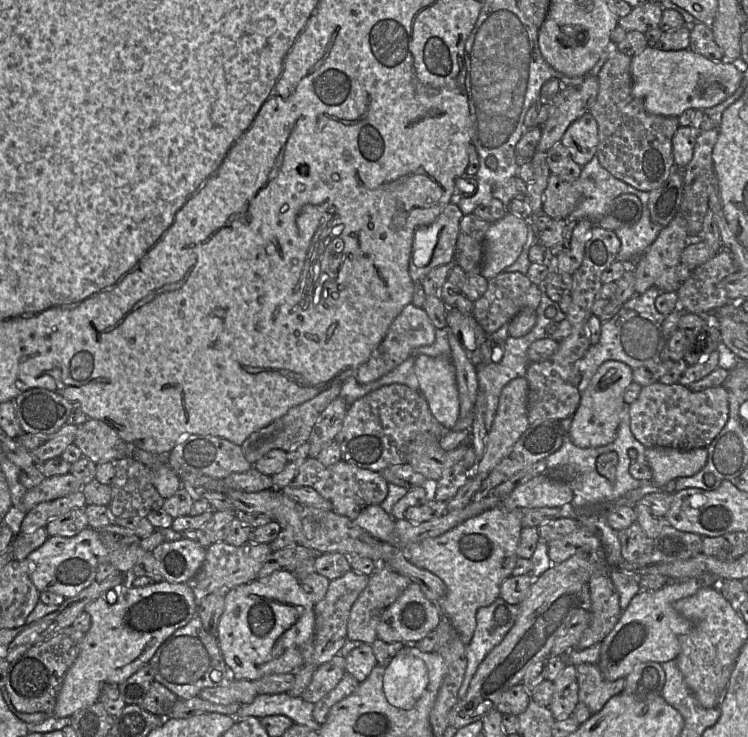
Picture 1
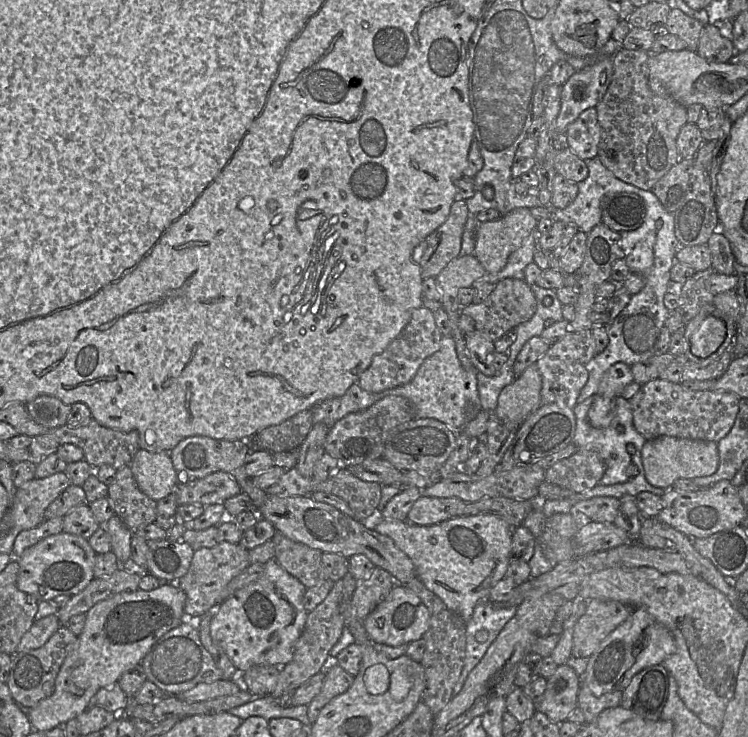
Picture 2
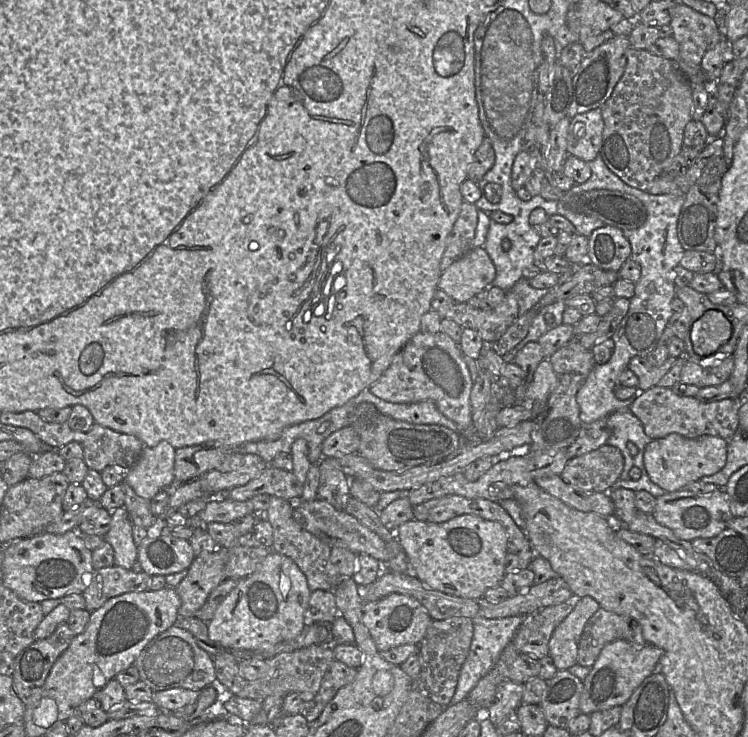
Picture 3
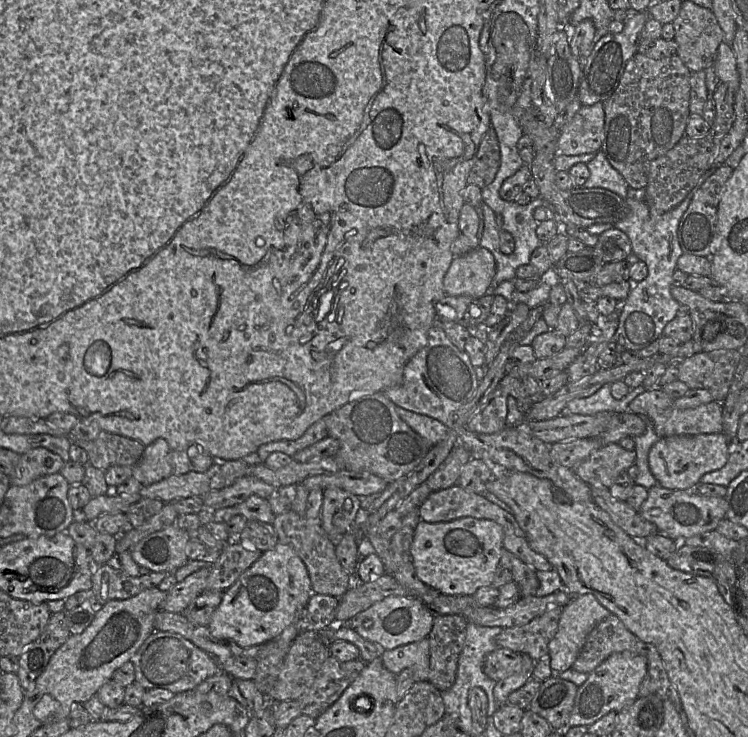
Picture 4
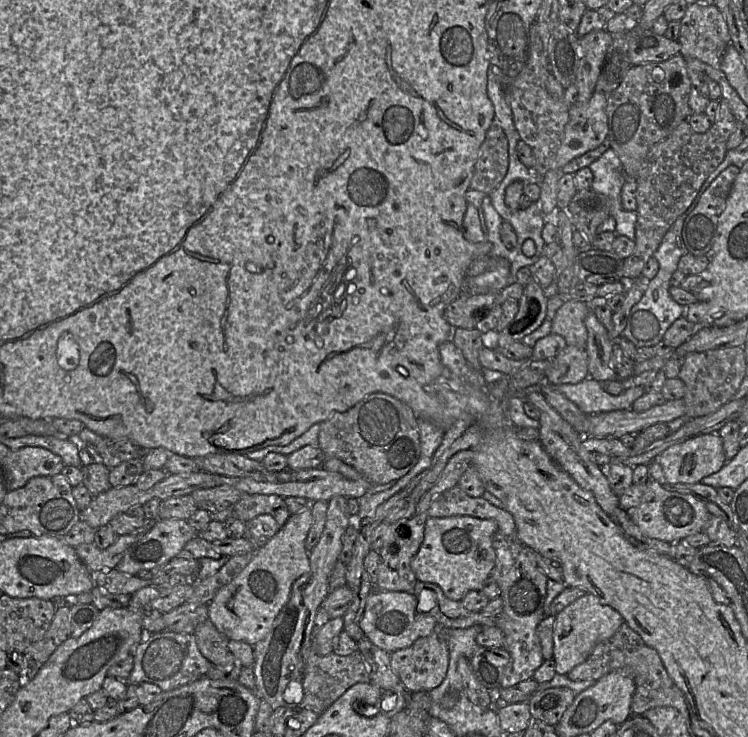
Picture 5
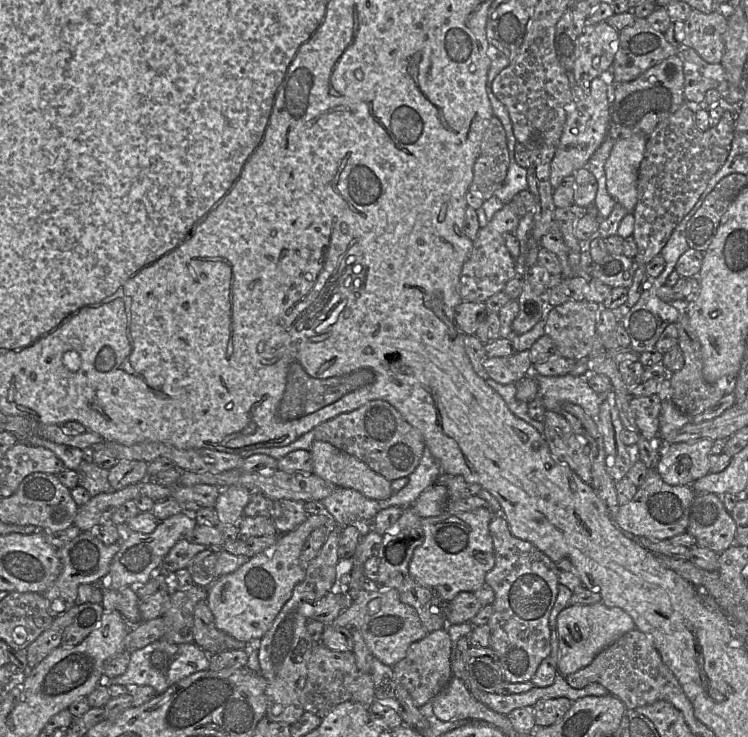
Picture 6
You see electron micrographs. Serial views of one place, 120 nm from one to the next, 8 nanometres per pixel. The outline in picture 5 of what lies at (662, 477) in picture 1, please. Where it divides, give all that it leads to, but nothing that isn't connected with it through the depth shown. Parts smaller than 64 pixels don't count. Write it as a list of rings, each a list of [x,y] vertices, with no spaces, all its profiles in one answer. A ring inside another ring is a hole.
[[[718,433],[701,434],[674,444],[654,460],[660,463],[666,481],[671,484],[701,483],[704,477],[718,472],[726,463],[723,442]]]

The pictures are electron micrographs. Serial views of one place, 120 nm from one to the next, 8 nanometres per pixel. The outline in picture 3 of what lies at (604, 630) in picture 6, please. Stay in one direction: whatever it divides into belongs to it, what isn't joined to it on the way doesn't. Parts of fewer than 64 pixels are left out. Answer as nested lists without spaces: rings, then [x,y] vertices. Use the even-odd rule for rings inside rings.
[[[573,594],[566,603],[573,606],[572,611],[553,631],[548,648],[557,670],[568,670],[577,664],[578,644],[588,620],[600,608],[592,597],[578,597]]]

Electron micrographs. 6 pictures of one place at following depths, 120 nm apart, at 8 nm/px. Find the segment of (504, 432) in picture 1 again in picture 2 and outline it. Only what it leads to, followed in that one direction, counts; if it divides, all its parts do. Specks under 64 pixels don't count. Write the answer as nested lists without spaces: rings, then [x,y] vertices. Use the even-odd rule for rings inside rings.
[[[532,364],[498,397],[494,413],[502,425],[507,429],[519,429],[540,406],[541,389],[541,373],[536,364]]]

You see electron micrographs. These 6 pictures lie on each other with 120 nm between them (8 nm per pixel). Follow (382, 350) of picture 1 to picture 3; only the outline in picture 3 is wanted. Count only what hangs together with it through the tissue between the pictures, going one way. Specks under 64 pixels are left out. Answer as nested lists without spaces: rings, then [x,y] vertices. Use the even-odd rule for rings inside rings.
[[[429,310],[421,317],[419,331],[394,356],[390,366],[371,384],[369,391],[388,402],[411,404],[431,401],[440,413],[452,420],[462,439],[474,437],[470,394],[474,385],[463,353],[441,328],[438,312]]]

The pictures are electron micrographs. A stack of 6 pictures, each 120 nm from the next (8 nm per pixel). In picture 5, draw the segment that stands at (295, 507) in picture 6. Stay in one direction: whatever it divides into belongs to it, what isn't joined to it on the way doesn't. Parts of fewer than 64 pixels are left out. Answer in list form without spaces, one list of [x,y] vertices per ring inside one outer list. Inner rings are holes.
[[[246,494],[232,508],[233,518],[244,523],[259,515],[268,514],[282,527],[291,516],[285,499],[279,495]]]

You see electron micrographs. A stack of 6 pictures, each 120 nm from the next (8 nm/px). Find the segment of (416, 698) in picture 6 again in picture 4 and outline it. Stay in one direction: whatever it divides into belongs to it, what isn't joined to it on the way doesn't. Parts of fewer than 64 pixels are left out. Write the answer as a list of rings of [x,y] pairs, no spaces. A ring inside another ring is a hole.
[[[427,638],[385,650],[381,658],[384,666],[395,675],[409,668],[413,671],[415,683],[429,679],[430,647]]]

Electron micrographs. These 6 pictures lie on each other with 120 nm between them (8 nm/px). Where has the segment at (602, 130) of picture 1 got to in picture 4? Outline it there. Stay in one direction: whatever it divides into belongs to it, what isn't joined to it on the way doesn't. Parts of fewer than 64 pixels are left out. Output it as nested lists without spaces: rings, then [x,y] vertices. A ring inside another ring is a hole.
[[[637,52],[628,61],[615,92],[603,102],[605,125],[600,151],[629,187],[646,188],[651,162],[685,135],[690,116],[690,77],[691,71],[678,55],[656,60]]]

